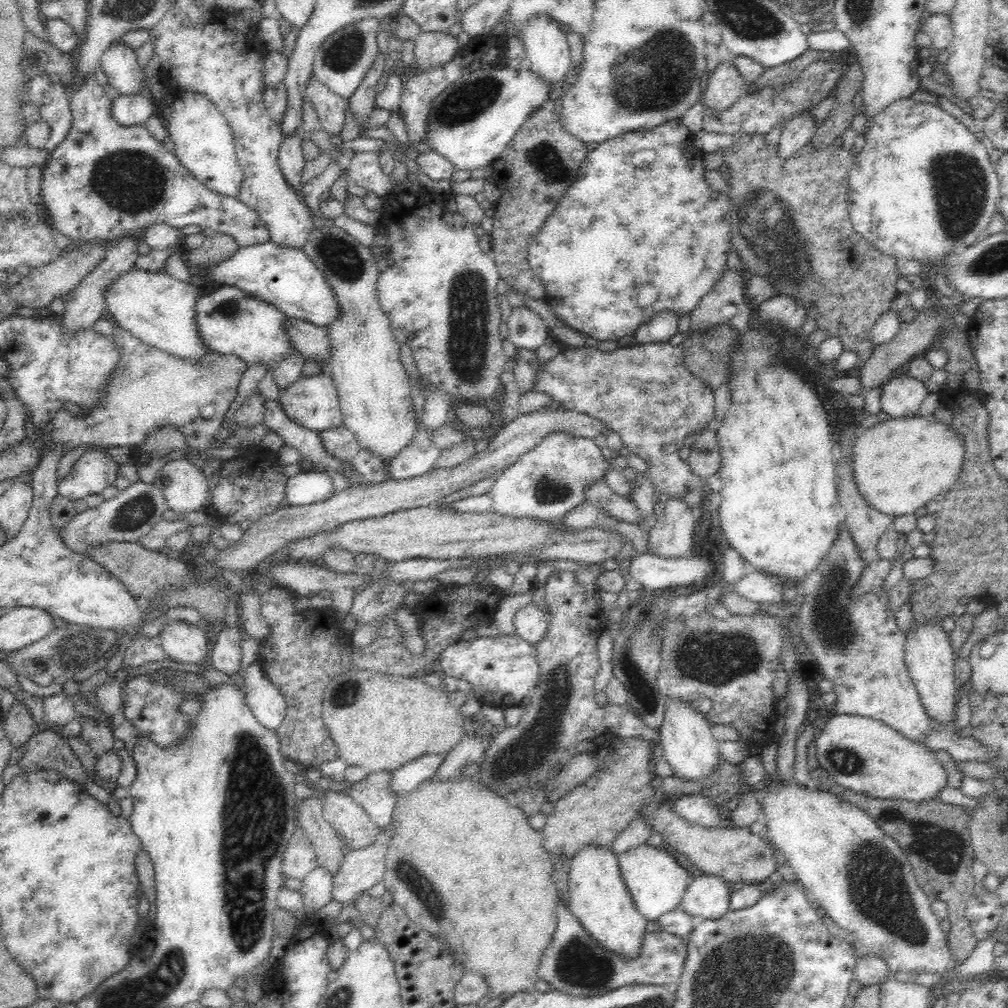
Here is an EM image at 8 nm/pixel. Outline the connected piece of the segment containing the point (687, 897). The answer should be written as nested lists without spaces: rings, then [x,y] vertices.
[[[714,874],[693,876],[685,891],[679,908],[687,912],[693,924],[703,920],[717,919],[729,911],[730,886]]]

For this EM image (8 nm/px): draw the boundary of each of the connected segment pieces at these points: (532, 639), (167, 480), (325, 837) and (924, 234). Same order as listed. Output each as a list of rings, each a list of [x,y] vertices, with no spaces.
[[[530,602],[528,606],[516,612],[514,624],[516,635],[536,646],[546,636],[548,618],[546,614],[536,607],[536,604]]]
[[[185,456],[172,459],[168,464],[164,464],[164,468],[158,470],[153,485],[163,493],[164,498],[167,500],[168,508],[174,510],[181,517],[186,512],[196,512],[204,509],[208,499],[209,480],[207,475]]]
[[[310,796],[297,804],[297,826],[300,826],[310,839],[316,851],[318,866],[332,875],[340,868],[343,842],[334,827],[324,819],[324,806],[321,797]]]
[[[910,96],[900,98],[892,104],[888,104],[868,126],[865,132],[865,144],[860,152],[855,153],[854,164],[849,172],[848,182],[848,212],[849,219],[855,231],[873,247],[888,256],[896,258],[911,258],[924,264],[943,263],[948,252],[959,250],[966,245],[971,245],[978,240],[982,230],[988,227],[992,216],[997,213],[999,201],[999,178],[995,171],[995,165],[988,156],[989,144],[986,140],[977,139],[972,128],[965,126],[958,118],[950,115],[947,111],[940,109],[931,103],[914,101]]]

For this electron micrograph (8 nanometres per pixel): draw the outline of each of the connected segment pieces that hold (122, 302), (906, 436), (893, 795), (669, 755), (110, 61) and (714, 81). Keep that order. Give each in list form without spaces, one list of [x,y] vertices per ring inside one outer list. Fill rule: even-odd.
[[[132,266],[107,289],[105,298],[106,316],[142,343],[190,360],[202,360],[206,352],[211,352],[198,333],[195,319],[198,290],[194,285],[181,282],[166,272],[152,273]]]
[[[932,417],[881,418],[878,424],[855,438],[851,452],[853,477],[859,493],[872,508],[893,517],[902,516],[916,512],[946,492],[961,473],[964,455],[963,440],[958,432],[951,429],[951,425],[933,420]]]
[[[835,713],[829,720],[824,724],[821,734],[815,734],[814,743],[816,748],[816,758],[818,759],[819,768],[822,768],[828,772],[828,775],[833,778],[833,780],[840,784],[840,786],[852,790],[854,792],[859,792],[861,794],[870,796],[872,798],[882,798],[882,799],[904,799],[909,800],[910,802],[921,803],[925,800],[937,799],[938,794],[942,791],[947,784],[947,773],[942,767],[939,760],[935,756],[935,752],[928,750],[926,746],[920,745],[912,740],[907,740],[899,732],[896,732],[893,728],[890,728],[887,724],[884,724],[881,720],[876,720],[872,717],[858,716],[858,715],[845,715]]]
[[[679,698],[668,699],[666,710],[664,710],[664,720],[658,730],[664,759],[672,766],[673,776],[688,781],[700,781],[700,784],[703,784],[715,772],[719,764],[720,743],[714,738],[711,723],[706,715],[696,712],[689,702],[690,700]]]
[[[112,42],[102,52],[100,63],[100,68],[107,77],[107,84],[115,88],[120,95],[146,91],[146,84],[142,82],[143,71],[136,61],[133,48],[121,42]]]
[[[729,58],[708,74],[703,93],[704,105],[717,112],[730,108],[745,92],[746,82]]]

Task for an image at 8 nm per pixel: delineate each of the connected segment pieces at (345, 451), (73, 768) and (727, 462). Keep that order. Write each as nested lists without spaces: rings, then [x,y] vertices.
[[[344,423],[336,428],[320,431],[319,435],[326,452],[342,462],[352,461],[361,448],[355,435],[346,428]]]
[[[58,728],[46,729],[30,737],[18,765],[22,772],[54,769],[76,785],[86,783],[88,774]]]
[[[748,324],[747,329],[739,334],[739,342],[730,349],[726,383],[731,389],[732,404],[716,431],[723,482],[717,514],[726,544],[754,568],[784,583],[801,583],[828,555],[840,534],[841,522],[835,510],[838,493],[834,483],[837,444],[827,410],[824,410],[823,396],[796,370],[774,357],[782,347],[778,336],[762,326]]]

